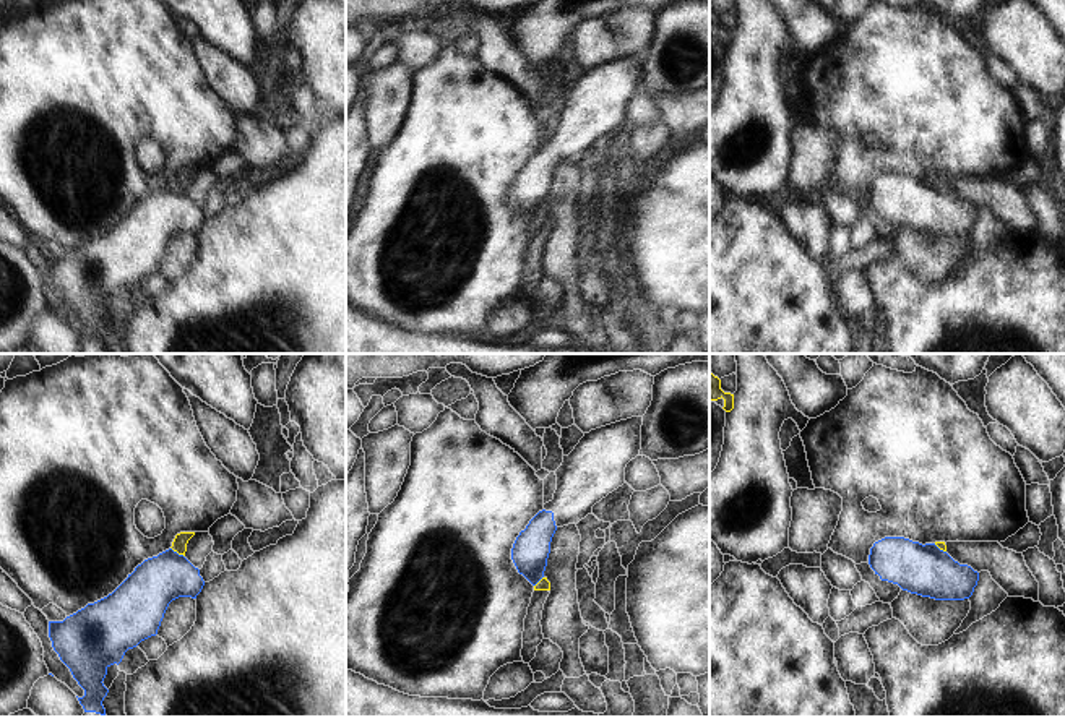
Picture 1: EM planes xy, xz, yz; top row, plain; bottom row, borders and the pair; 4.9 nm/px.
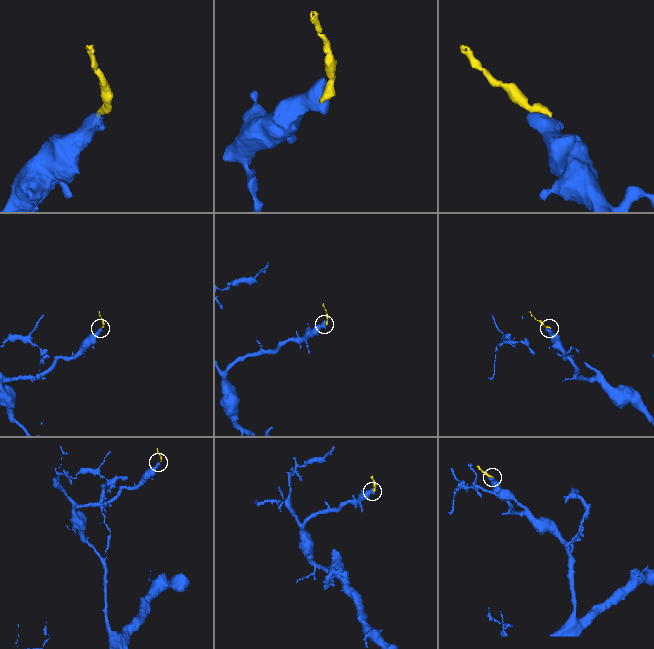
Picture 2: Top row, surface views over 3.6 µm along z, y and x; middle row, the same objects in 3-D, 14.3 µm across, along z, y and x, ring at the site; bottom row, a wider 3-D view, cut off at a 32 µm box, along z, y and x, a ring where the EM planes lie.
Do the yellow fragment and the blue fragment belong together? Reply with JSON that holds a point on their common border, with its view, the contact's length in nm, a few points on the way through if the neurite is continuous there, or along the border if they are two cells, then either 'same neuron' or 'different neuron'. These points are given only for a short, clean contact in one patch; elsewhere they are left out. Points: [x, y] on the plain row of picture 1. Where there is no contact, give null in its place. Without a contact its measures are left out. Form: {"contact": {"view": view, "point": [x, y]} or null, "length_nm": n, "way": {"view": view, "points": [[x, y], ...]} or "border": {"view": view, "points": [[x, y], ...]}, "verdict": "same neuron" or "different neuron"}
{"contact": {"view": "xy", "point": [177, 188]}, "length_nm": 90, "border": {"view": "xy", "points": [[171, 184], [184, 193]]}, "verdict": "different neuron"}

